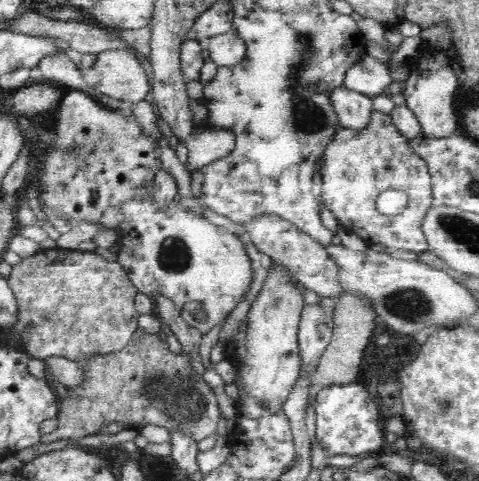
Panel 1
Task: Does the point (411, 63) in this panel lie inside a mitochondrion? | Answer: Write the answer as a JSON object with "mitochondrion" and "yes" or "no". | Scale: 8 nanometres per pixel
{"mitochondrion":"no"}

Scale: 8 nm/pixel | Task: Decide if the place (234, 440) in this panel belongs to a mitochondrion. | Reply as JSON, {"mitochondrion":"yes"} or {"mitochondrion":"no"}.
{"mitochondrion":"no"}

